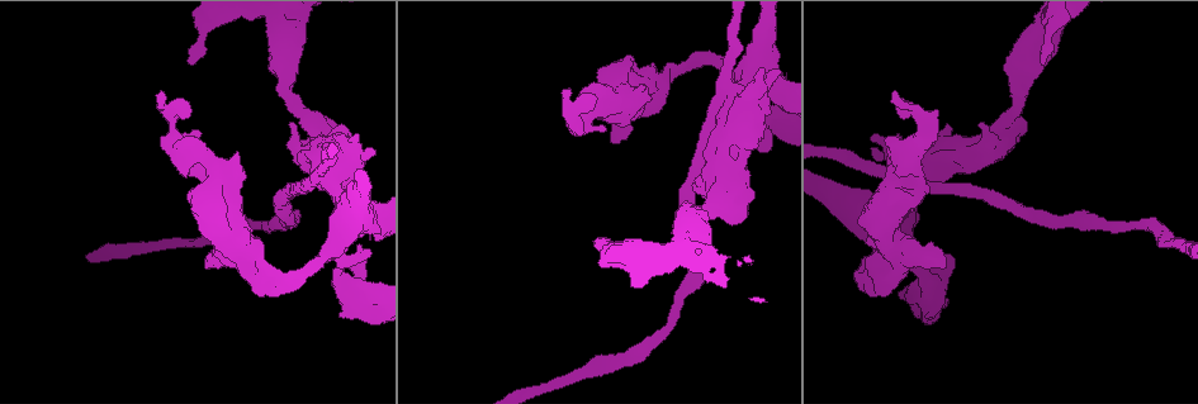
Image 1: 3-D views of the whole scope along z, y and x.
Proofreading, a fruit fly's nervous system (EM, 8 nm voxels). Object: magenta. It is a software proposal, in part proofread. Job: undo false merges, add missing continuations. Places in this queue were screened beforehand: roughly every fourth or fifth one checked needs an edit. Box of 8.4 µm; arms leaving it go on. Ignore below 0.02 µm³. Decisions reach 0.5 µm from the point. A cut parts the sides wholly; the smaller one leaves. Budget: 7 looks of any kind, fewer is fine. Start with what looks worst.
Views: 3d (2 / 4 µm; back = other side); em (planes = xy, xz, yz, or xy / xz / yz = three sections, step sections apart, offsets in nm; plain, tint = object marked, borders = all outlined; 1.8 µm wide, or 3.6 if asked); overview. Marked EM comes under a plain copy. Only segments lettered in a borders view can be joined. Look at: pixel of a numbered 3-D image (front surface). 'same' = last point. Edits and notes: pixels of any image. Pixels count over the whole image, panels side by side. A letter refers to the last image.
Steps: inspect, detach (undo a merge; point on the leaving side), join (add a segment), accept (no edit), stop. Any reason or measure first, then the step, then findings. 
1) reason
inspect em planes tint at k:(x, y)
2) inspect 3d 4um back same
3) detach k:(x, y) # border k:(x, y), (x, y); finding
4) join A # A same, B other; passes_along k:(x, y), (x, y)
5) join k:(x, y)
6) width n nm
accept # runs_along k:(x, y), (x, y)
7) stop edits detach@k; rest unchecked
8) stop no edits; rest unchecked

thick turns thin
inspect em 3.6um planes borders at 1:(927, 177)

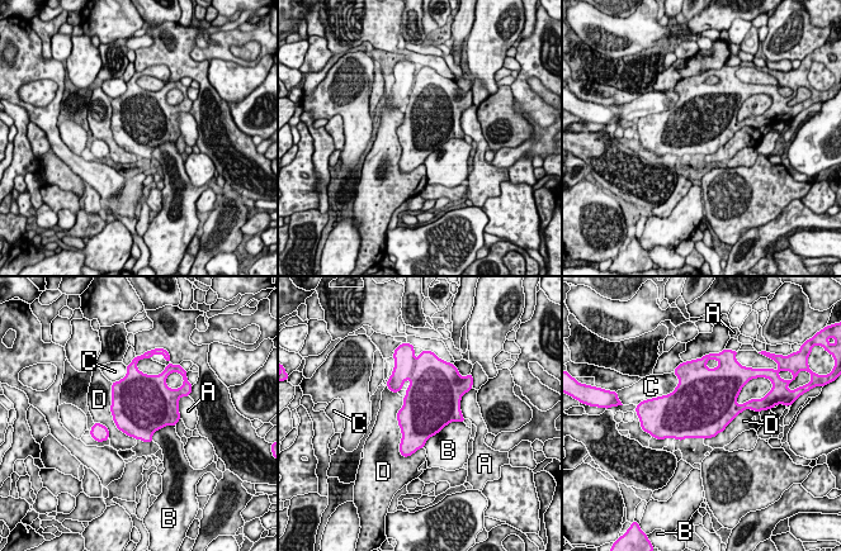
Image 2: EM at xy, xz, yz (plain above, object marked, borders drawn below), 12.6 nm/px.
width 650 nm
accept # A other, B other, C other, D other; border 2:(463, 421), (449, 422), (423, 447); continuous, no second cell

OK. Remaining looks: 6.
sudden change in width
inspect 3d 2um at 1:(927, 283)

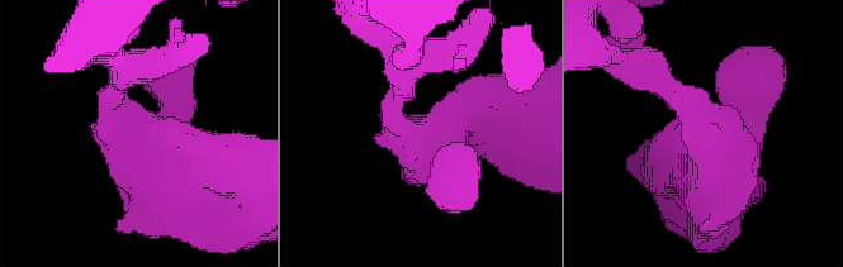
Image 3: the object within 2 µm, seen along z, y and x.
arms 4; need the tissue
inspect em planes borders at 3:(406, 134)

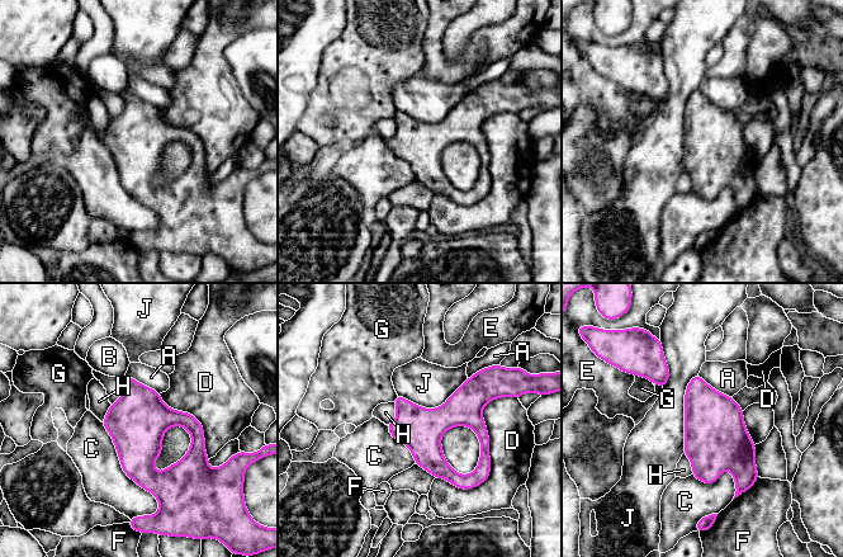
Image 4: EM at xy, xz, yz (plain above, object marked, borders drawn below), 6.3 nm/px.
width 280 nm
accept # A other, B other, C other, D other, E other, F other, G other, H other, J other; border 4:(697, 373), (685, 393), (682, 452); one cell here

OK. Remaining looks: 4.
calibre changes
inspect 3d 4um at 1:(250, 264)

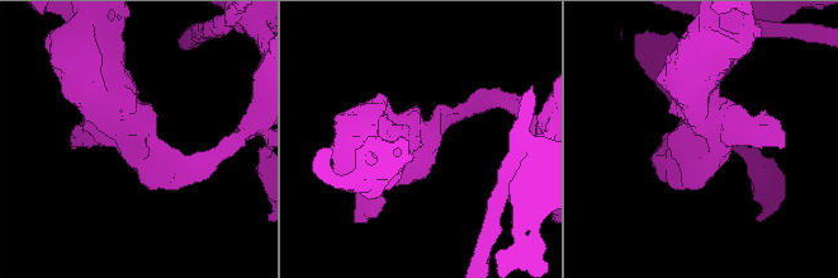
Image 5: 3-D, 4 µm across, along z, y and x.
inspect em xz step 16 tint at 5:(718, 142)

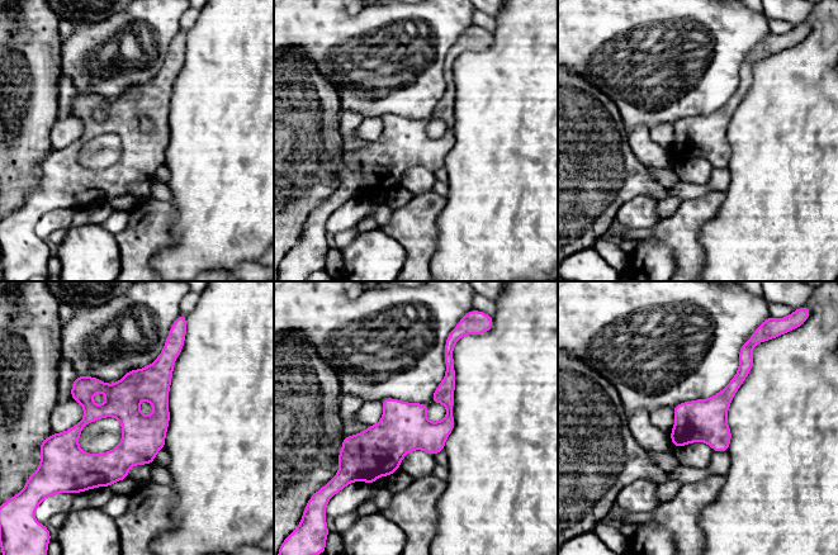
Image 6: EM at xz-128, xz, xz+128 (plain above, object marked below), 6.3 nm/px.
another direction
inspect em planes borders same

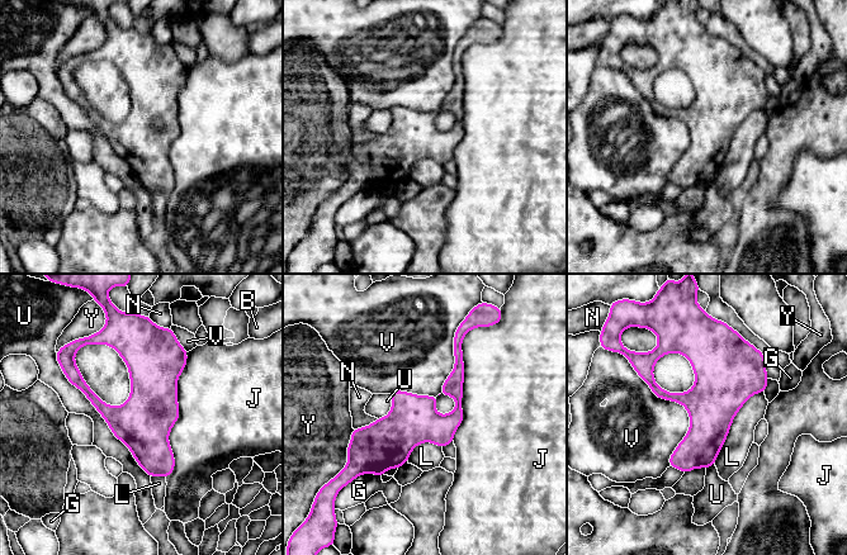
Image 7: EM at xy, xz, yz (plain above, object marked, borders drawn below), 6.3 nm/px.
longest_contact U 850 nm
accept # B other, G other, J other, L other, N other, U other, V other, Y other; border 7:(634, 369), (689, 416), (670, 465); one cell here

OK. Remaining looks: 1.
stop no edits; rest unchecked

